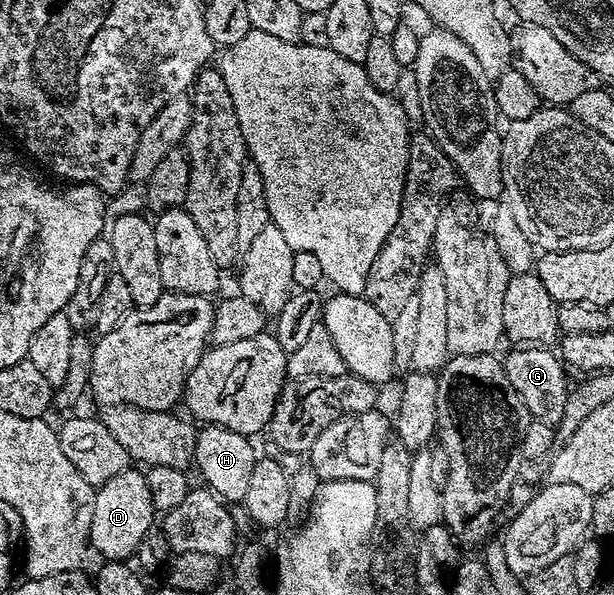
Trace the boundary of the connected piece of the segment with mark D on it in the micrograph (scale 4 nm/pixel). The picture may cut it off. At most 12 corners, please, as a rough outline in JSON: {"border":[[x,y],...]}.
{"border":[[138,467],[98,485],[90,547],[127,562],[156,523]]}

